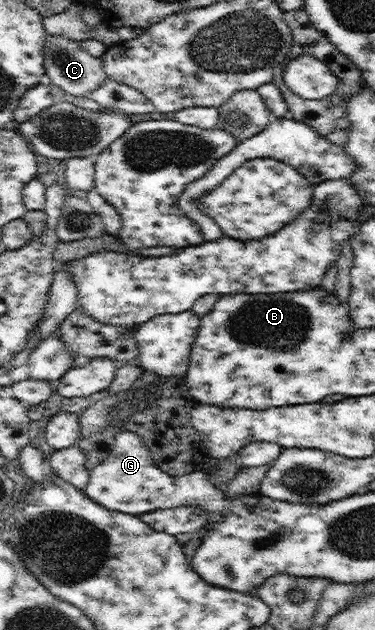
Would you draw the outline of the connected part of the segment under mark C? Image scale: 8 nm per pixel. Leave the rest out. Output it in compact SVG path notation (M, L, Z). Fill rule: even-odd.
M47 33L42 53L46 74L51 79L51 83L73 96L90 96L91 92L101 86L101 83L108 77L103 70L102 57L95 58L83 50L79 41Z

